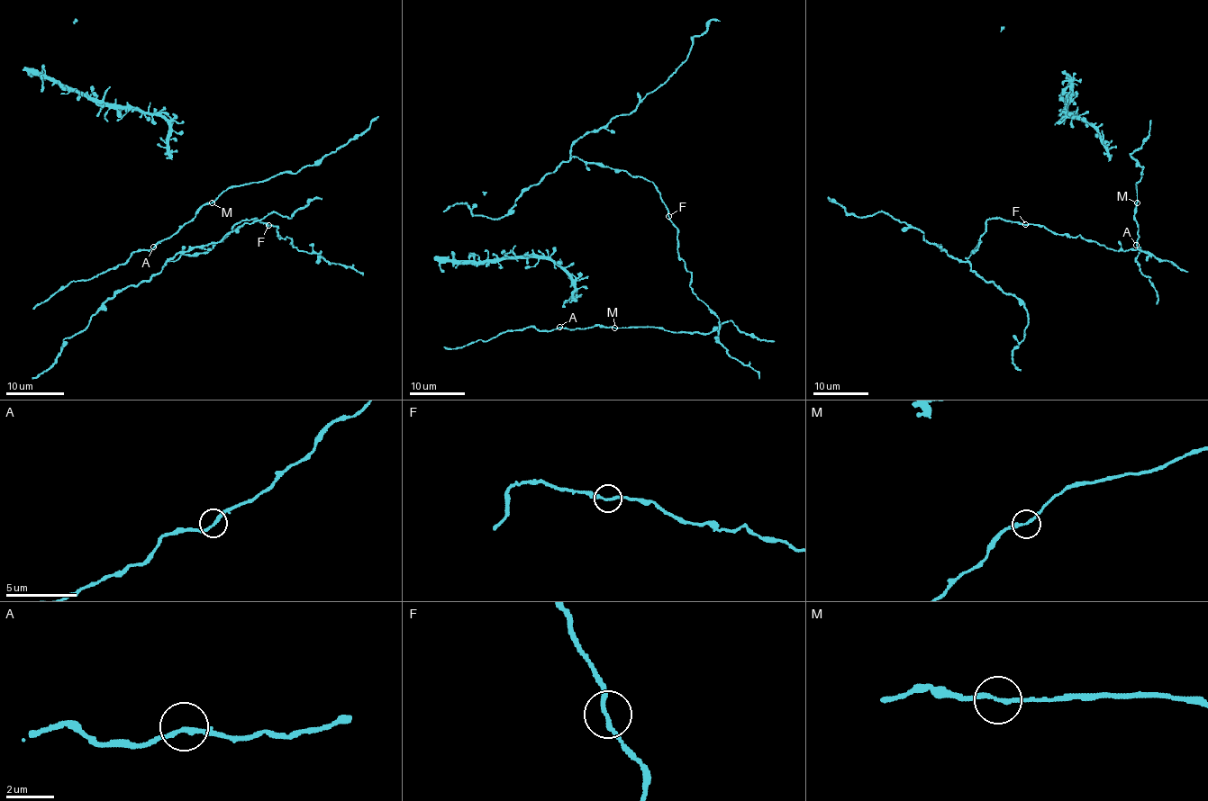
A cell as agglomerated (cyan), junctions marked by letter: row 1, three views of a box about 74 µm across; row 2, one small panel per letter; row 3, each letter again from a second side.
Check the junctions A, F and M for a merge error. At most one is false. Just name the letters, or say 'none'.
none

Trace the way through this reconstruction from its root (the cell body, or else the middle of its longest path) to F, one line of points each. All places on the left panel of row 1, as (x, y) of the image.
F: (313, 248), (311, 253), (299, 251), (291, 244), (289, 238), (277, 235), (276, 227), (268, 225)

